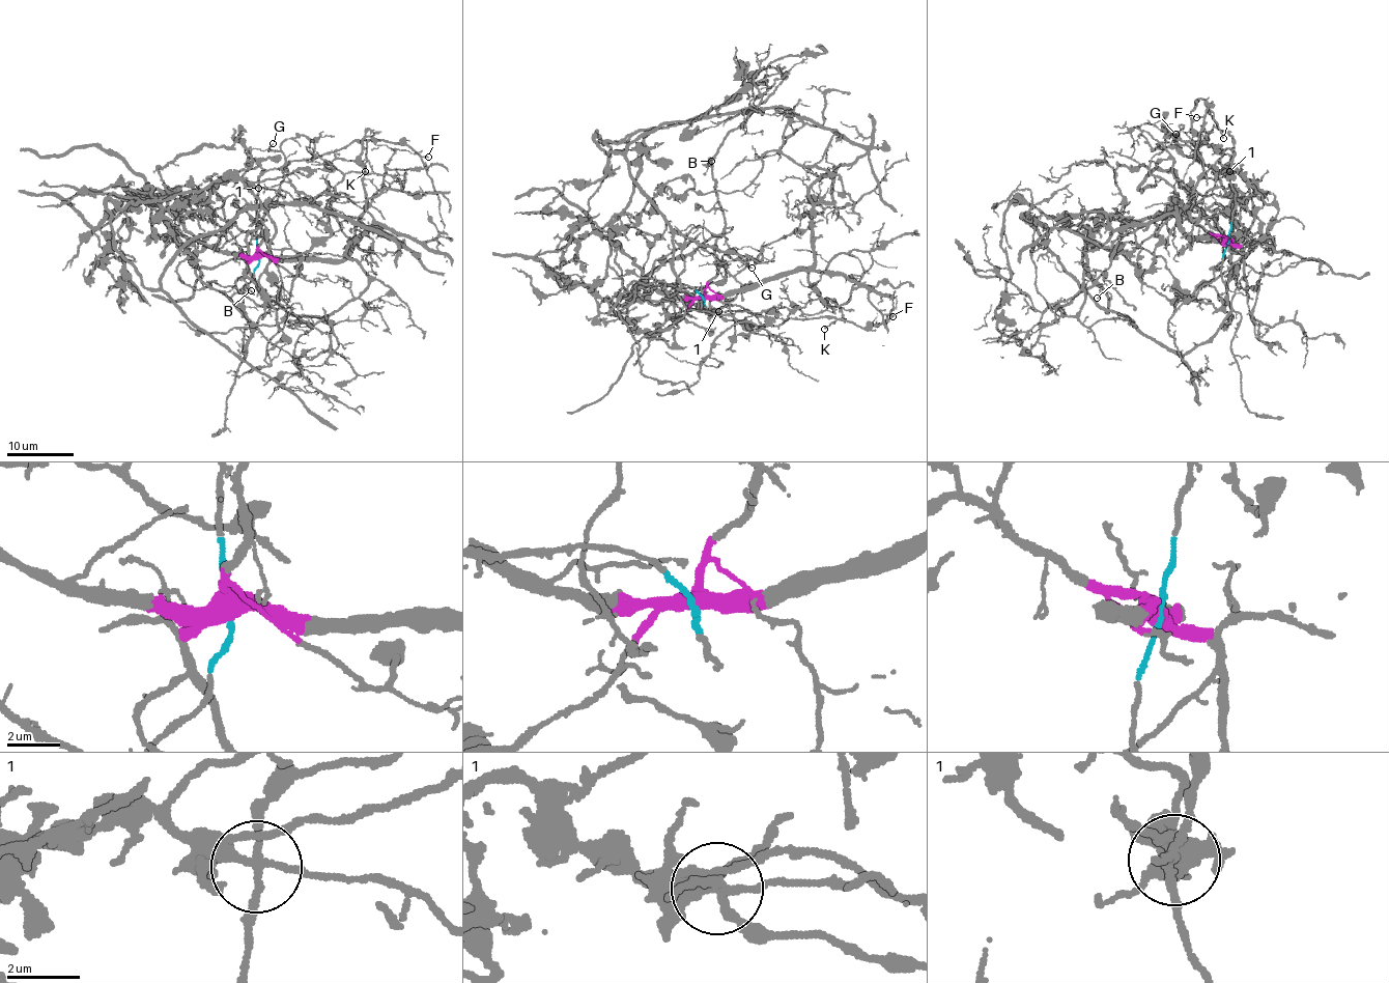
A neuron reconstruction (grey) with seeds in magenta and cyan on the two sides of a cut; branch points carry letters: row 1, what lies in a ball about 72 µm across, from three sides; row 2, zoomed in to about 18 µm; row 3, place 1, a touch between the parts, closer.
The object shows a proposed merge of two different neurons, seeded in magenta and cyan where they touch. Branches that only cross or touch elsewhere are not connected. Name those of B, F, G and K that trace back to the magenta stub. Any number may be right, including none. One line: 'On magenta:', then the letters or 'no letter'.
On magenta: B, G

